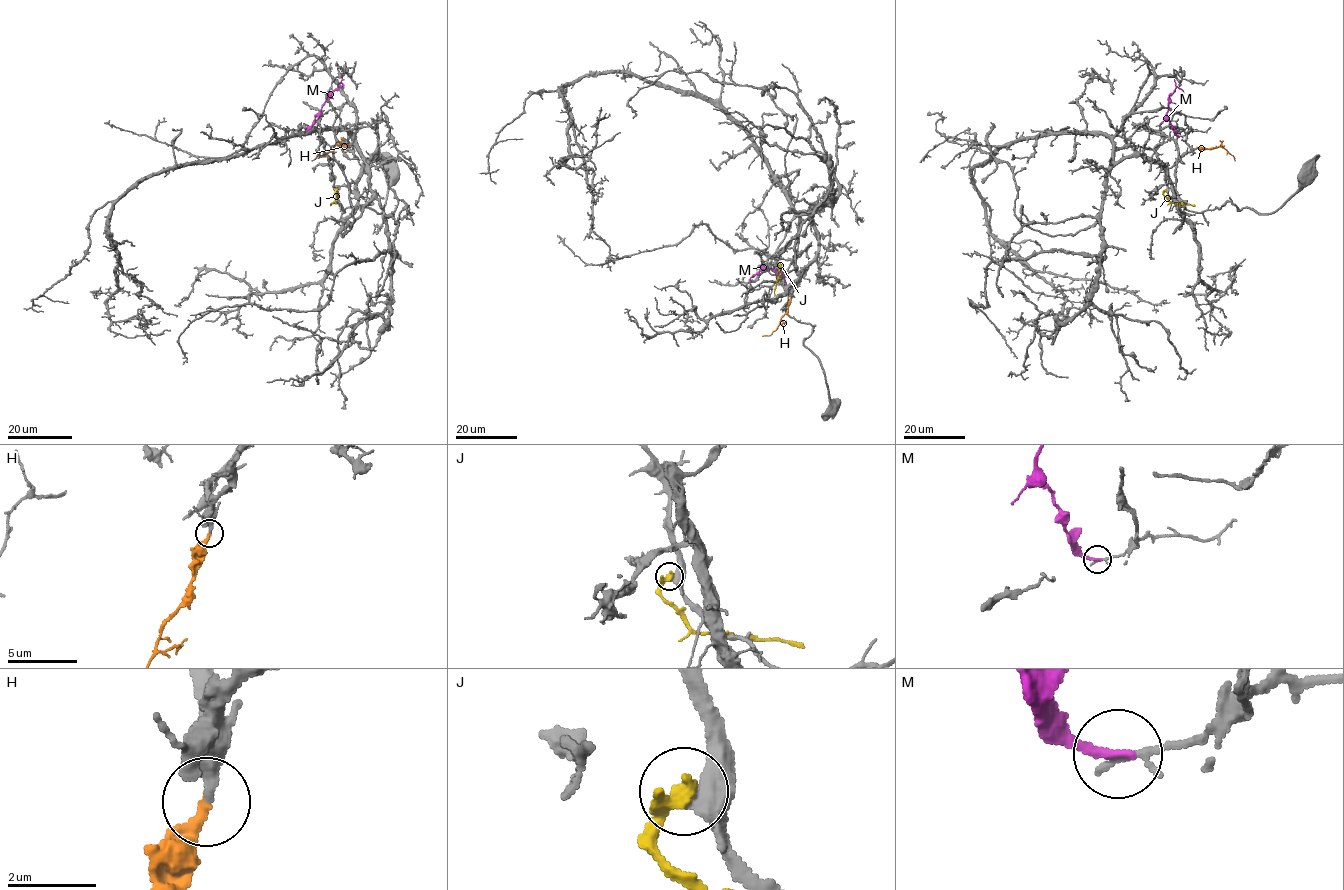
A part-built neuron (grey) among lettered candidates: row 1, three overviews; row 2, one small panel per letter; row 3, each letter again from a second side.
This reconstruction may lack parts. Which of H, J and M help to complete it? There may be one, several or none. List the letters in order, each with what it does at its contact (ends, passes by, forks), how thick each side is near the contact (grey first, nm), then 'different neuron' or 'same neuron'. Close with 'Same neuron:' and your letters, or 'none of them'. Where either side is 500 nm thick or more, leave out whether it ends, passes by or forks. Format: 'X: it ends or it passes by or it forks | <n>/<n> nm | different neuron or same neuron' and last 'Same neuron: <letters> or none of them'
H: it ends | 240/280 nm | same neuron
J: it ends | 480/440 nm | different neuron
M: it ends | 180/220 nm | different neuron
Same neuron: H

